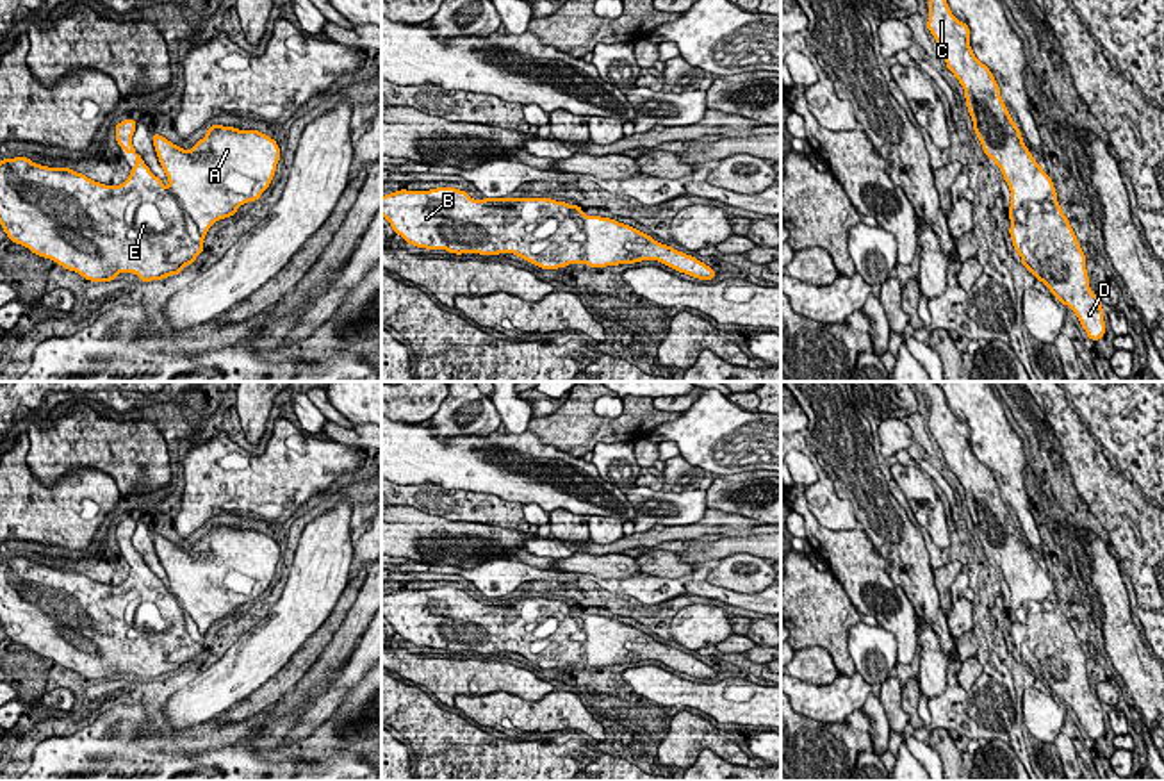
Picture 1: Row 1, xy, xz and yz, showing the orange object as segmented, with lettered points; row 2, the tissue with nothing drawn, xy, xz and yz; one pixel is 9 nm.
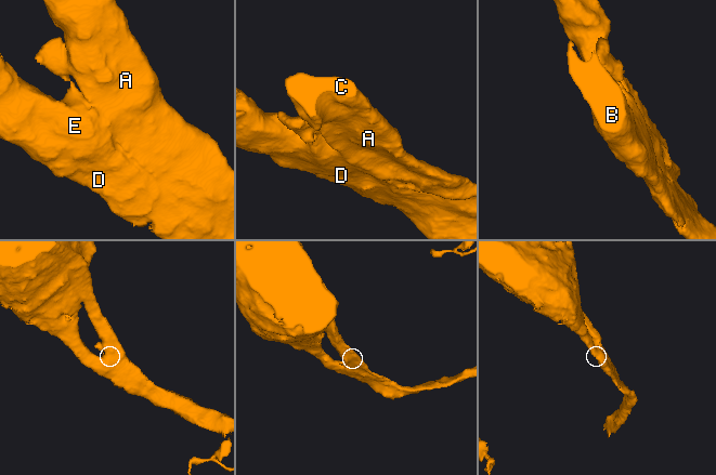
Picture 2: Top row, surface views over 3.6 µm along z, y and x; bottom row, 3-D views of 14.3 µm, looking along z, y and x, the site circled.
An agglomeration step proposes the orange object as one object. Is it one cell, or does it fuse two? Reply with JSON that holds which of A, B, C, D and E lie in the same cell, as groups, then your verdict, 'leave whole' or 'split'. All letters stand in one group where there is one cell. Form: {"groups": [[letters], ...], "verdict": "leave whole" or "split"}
{"groups": [["A", "C"], ["B", "D", "E"]], "verdict": "split"}

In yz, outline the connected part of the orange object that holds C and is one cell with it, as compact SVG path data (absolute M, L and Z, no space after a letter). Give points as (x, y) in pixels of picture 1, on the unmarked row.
M922 382L929 396L927 428L943 451L947 467L964 489L973 530L986 556L1000 567L1011 590L1011 622L1027 622L1027 613L1039 613L1048 599L1057 599L1052 578L1036 562L1012 521L1000 487L986 464L970 446L970 426L959 421L936 382Z

